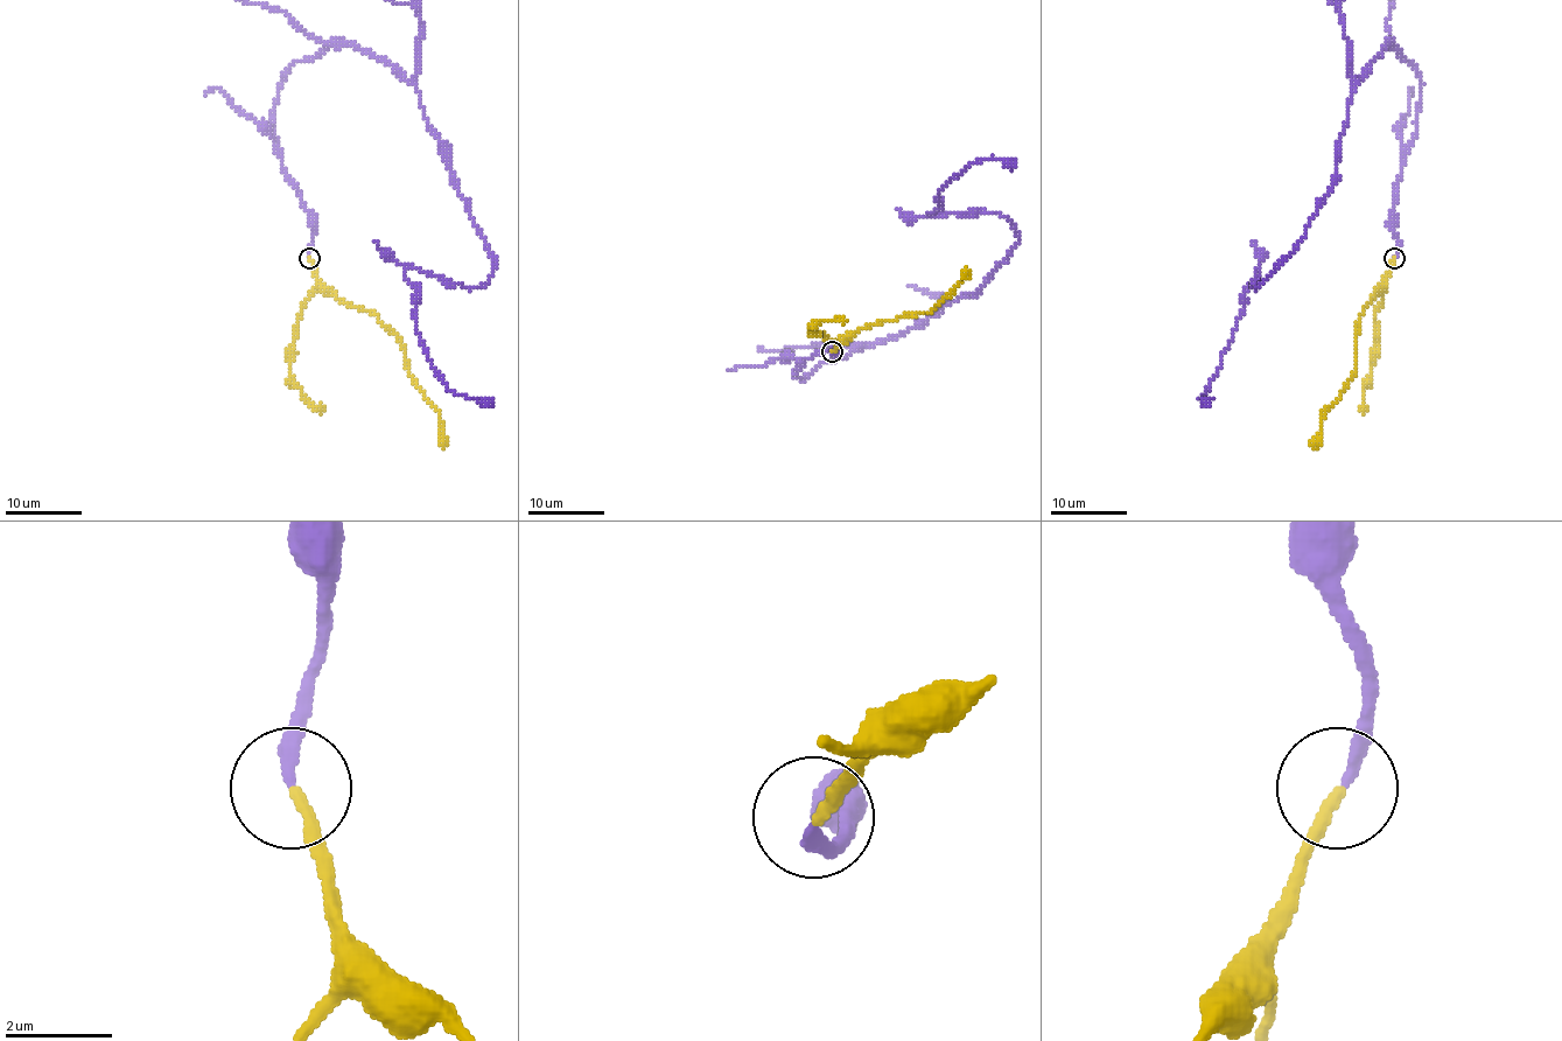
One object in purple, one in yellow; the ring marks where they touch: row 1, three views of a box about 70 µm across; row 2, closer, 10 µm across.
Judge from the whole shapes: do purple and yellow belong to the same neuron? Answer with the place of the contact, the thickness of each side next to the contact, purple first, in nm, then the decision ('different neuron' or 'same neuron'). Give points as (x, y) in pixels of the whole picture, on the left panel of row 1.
at (309, 258); 220 nm thick on the purple side, 220 nm on the other; same neuron

